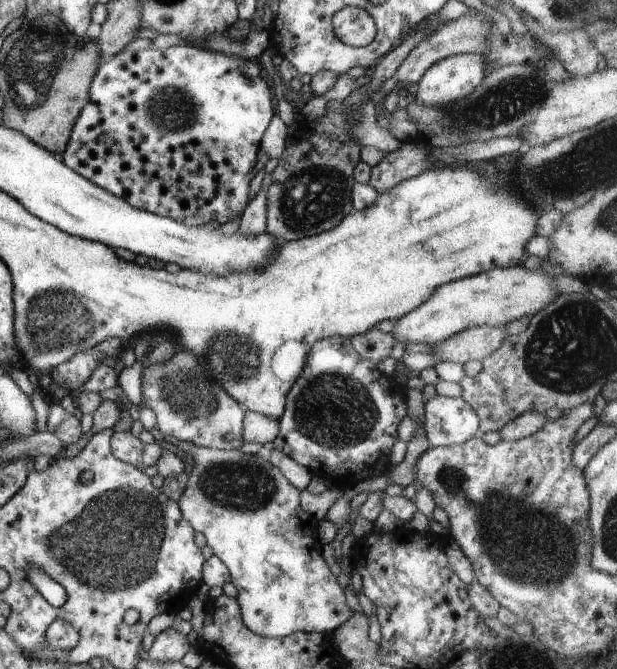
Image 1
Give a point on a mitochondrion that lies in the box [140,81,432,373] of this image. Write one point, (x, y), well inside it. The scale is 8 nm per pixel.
(306, 206)

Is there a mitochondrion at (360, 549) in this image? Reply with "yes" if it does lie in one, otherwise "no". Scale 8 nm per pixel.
no

